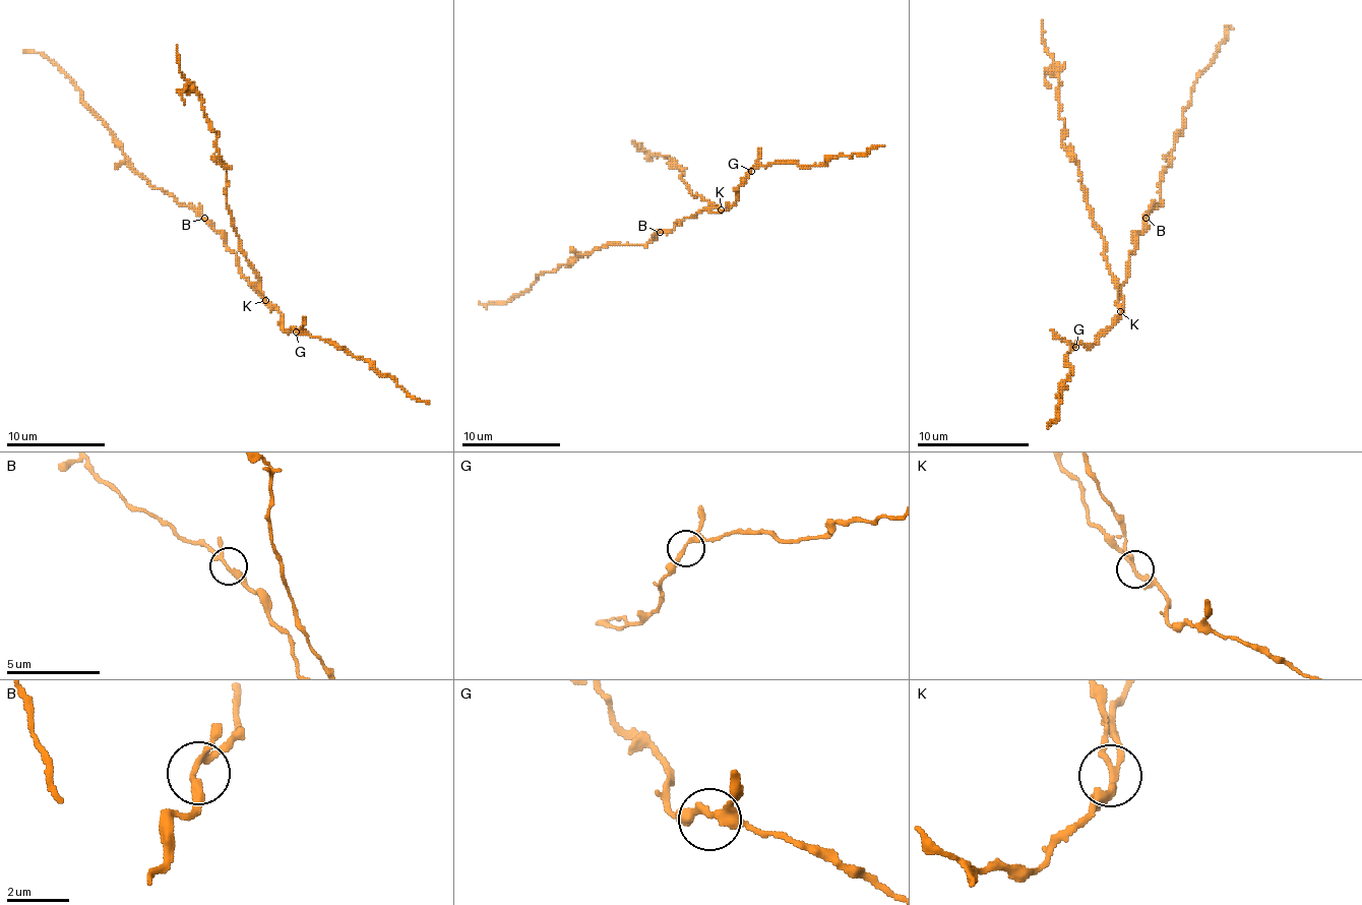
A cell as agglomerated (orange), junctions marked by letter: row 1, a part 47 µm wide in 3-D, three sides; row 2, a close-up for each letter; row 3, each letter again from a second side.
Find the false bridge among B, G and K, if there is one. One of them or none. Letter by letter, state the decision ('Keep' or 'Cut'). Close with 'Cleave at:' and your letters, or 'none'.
B: Keep
G: Keep
K: Cut
Cleave at: K

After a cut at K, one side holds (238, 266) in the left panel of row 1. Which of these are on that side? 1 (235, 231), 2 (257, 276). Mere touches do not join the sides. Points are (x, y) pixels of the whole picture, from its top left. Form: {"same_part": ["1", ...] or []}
{"same_part": []}

